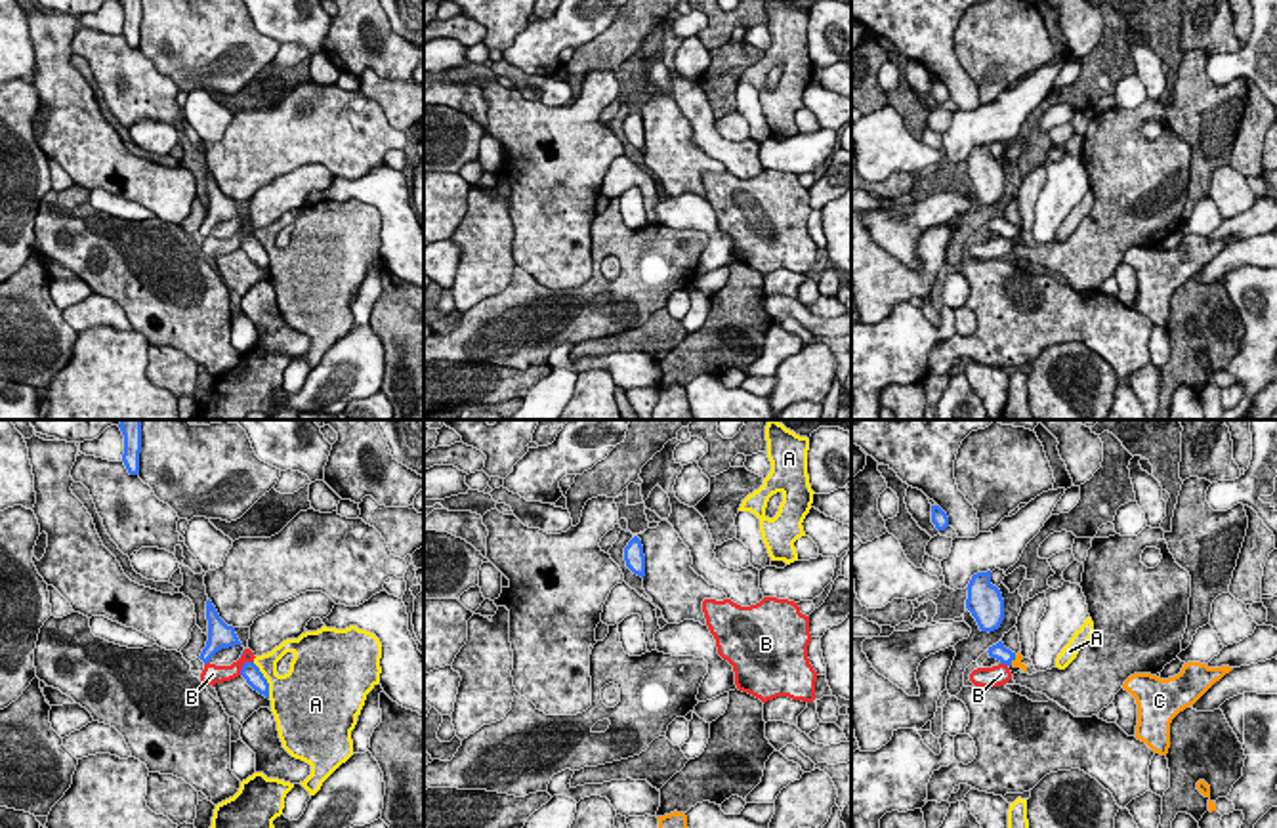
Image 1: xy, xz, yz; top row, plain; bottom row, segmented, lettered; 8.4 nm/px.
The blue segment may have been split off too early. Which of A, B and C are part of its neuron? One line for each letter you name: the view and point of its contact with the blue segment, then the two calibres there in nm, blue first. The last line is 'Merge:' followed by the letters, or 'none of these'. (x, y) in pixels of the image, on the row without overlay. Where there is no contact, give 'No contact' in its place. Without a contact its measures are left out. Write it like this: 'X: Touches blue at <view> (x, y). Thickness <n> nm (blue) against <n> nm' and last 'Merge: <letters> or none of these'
C: Touches blue at yz (1014, 231). Thickness 140 nm (blue) against 70 nm
Merge: C

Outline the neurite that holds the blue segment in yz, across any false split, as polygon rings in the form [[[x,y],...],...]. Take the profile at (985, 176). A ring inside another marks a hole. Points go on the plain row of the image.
[[[991,143],[973,147],[966,162],[966,181],[979,202],[989,206],[998,202],[1004,193],[1004,172],[1000,162],[991,156]]]

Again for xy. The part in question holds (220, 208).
[[[210,172],[206,174],[206,193],[208,193],[208,214],[199,229],[204,237],[208,237],[218,223],[242,217],[235,206],[235,200],[227,198],[220,191]]]

